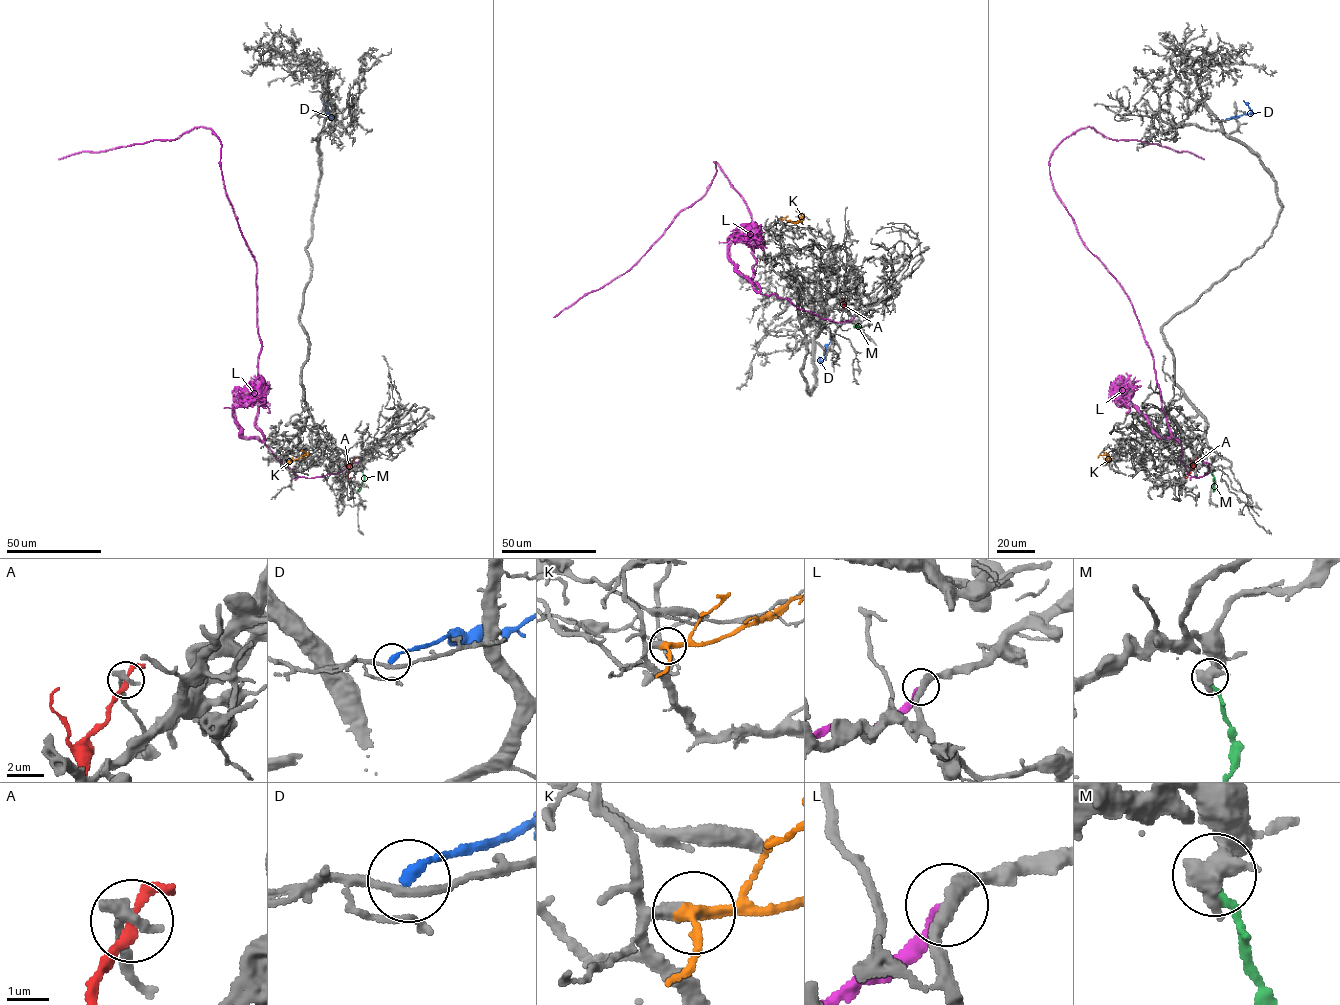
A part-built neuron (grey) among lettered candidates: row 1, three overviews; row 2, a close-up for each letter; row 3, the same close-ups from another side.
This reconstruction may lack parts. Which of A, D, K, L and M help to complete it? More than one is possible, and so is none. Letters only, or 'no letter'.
K

